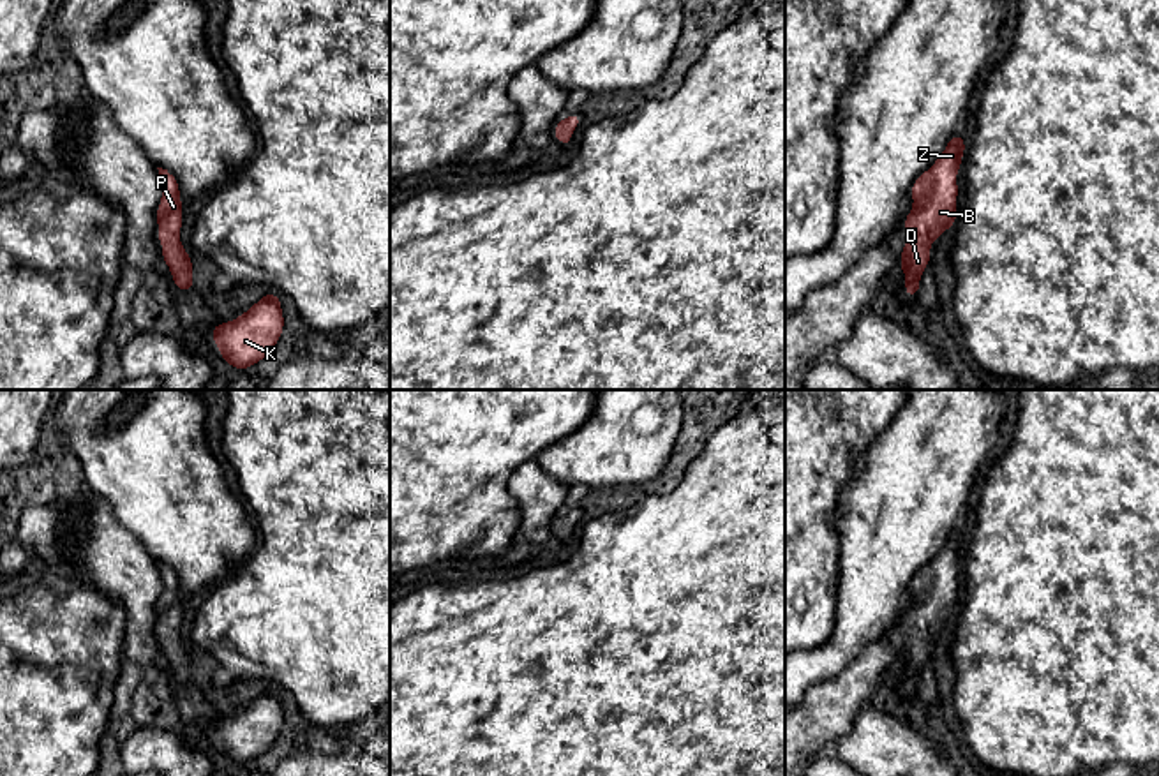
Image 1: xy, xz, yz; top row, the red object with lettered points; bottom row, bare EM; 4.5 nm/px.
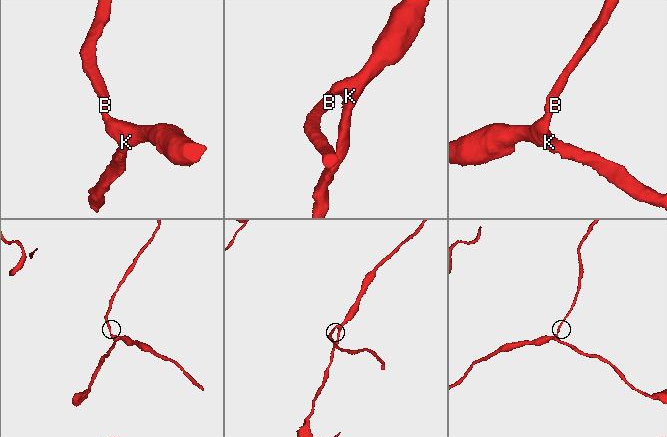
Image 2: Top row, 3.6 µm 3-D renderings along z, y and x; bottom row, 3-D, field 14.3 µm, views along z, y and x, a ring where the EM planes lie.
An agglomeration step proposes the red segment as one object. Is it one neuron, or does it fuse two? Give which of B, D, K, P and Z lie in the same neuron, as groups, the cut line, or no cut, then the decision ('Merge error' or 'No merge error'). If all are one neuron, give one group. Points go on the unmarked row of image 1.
Groups: B D K P Z. No split. No merge error

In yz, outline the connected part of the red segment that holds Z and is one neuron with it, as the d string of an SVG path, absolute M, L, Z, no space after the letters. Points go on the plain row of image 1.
M954 529L938 556L912 580L914 601L903 623L909 630L901 647L900 665L907 670L905 690L919 688L921 668L930 658L930 640L949 624L956 608L956 568L967 538Z

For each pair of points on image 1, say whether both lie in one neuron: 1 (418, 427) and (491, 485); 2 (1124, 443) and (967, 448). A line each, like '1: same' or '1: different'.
1: same
2: different

